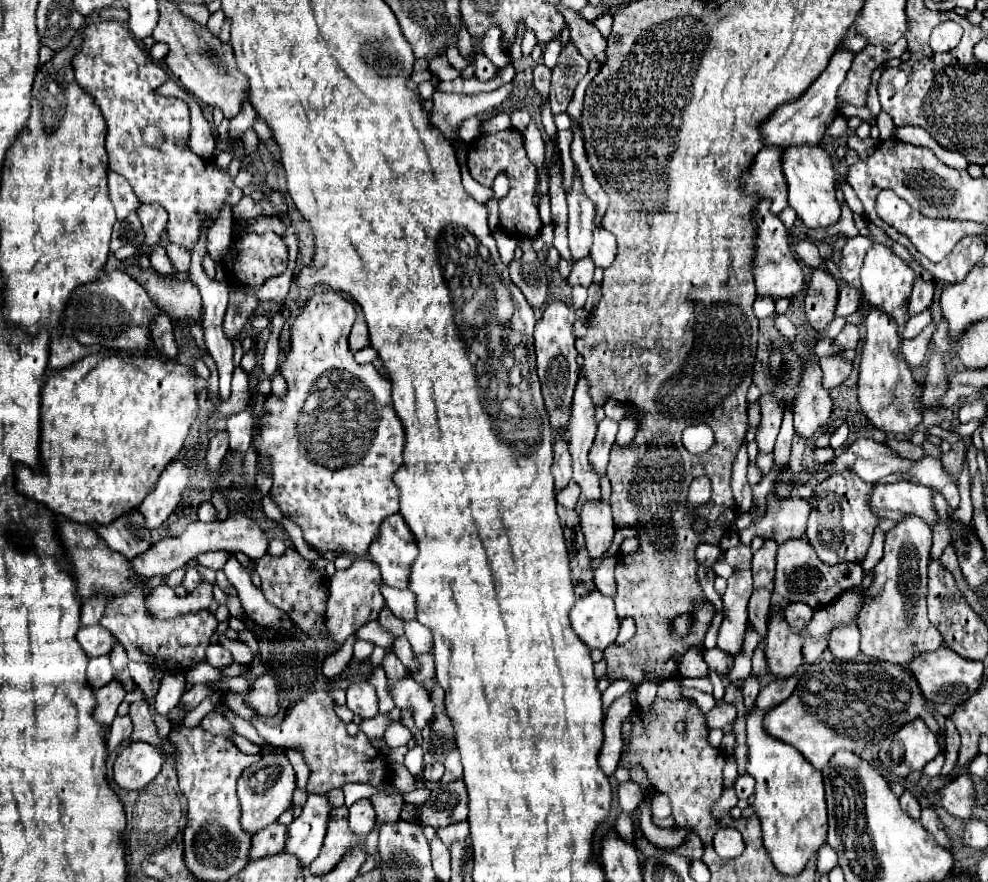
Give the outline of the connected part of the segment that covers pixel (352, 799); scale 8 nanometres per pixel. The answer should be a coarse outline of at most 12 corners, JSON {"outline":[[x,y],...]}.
{"outline":[[349,783],[342,791],[350,808],[357,800],[371,798],[379,790]]}

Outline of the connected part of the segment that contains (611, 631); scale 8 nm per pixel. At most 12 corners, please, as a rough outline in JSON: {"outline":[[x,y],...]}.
{"outline":[[597,588],[575,602],[569,620],[591,650],[615,642],[613,598]]}

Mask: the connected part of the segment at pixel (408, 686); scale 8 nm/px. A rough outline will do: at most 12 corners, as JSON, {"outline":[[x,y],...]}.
{"outline":[[411,676],[389,686],[397,708],[409,708],[423,730],[433,718],[429,692]]}

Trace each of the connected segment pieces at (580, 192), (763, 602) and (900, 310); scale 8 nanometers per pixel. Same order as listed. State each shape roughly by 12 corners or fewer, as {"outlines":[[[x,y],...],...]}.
{"outlines":[[[577,168],[567,192],[573,262],[589,254],[595,204]],[[753,590],[749,600],[749,622],[761,640],[767,632],[771,592]],[[873,242],[861,268],[869,306],[903,328],[913,268]]]}

